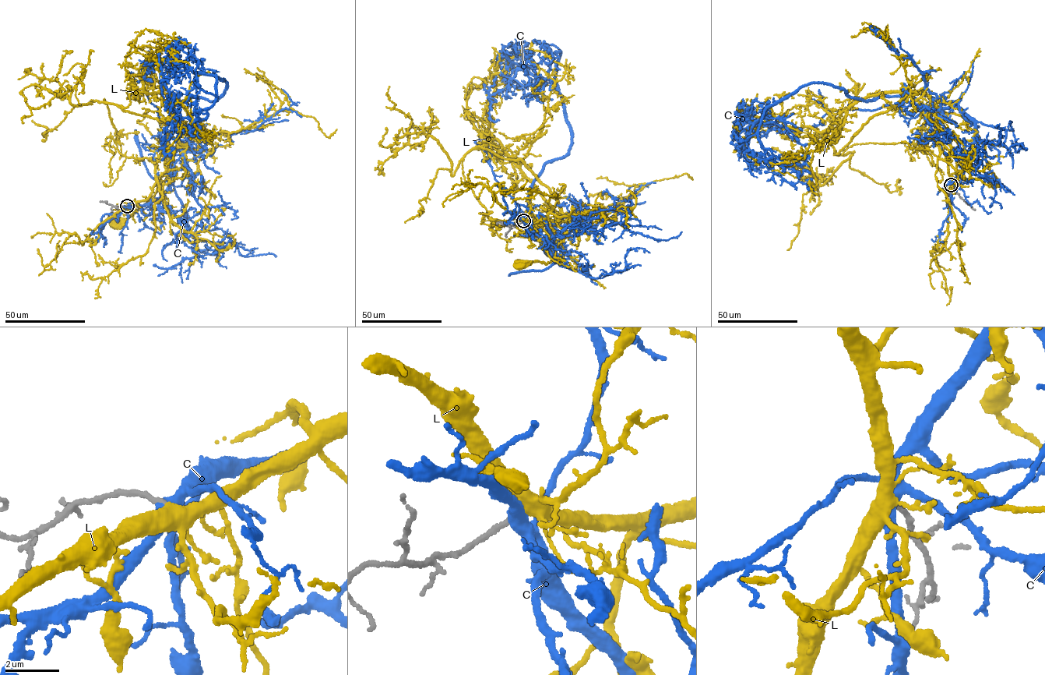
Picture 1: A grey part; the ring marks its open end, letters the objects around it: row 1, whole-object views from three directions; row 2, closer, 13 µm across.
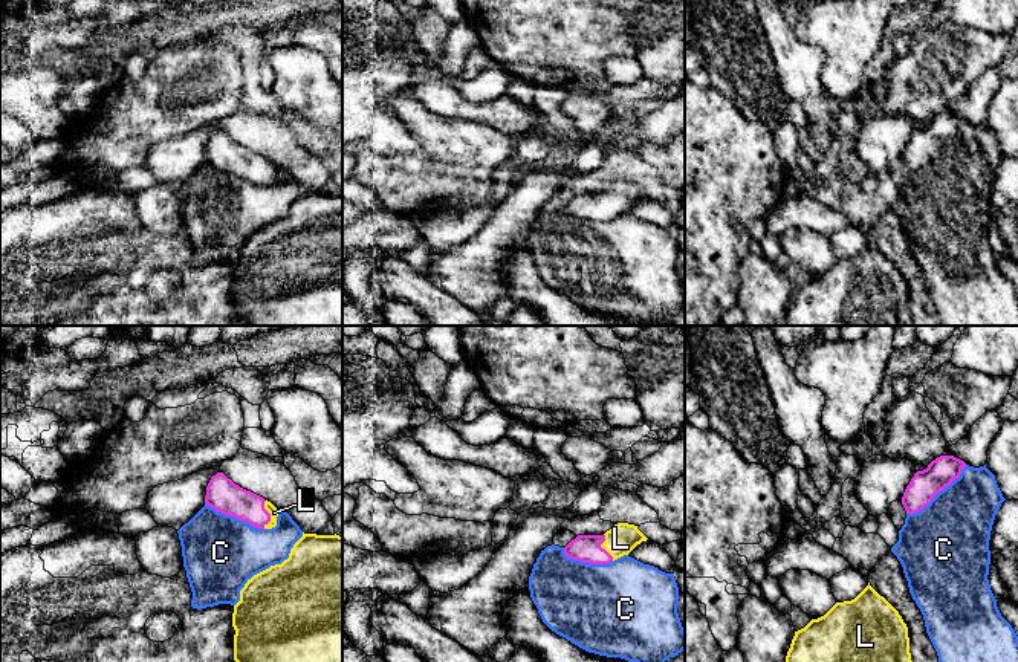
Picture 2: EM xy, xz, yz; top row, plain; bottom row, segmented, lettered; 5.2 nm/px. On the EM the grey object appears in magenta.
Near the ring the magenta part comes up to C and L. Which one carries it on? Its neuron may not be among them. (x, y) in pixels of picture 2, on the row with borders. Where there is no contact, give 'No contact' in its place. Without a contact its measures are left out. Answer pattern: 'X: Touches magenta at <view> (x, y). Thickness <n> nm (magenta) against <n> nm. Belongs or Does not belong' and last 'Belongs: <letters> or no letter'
C: Touches magenta at yz (937, 493). Thickness 150 nm (magenta) against 420 nm. Does not belong
L: Touches magenta at xy (269, 514). Thickness 170 nm (magenta) against 50 nm. Belongs
Belongs: L

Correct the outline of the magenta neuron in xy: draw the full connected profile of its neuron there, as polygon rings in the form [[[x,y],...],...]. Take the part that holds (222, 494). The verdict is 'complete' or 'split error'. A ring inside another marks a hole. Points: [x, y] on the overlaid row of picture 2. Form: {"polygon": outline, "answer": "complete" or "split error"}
{"polygon": [[[223,472],[211,477],[206,486],[205,505],[258,529],[277,526],[278,509],[263,497],[240,488]]], "answer": "split error"}

